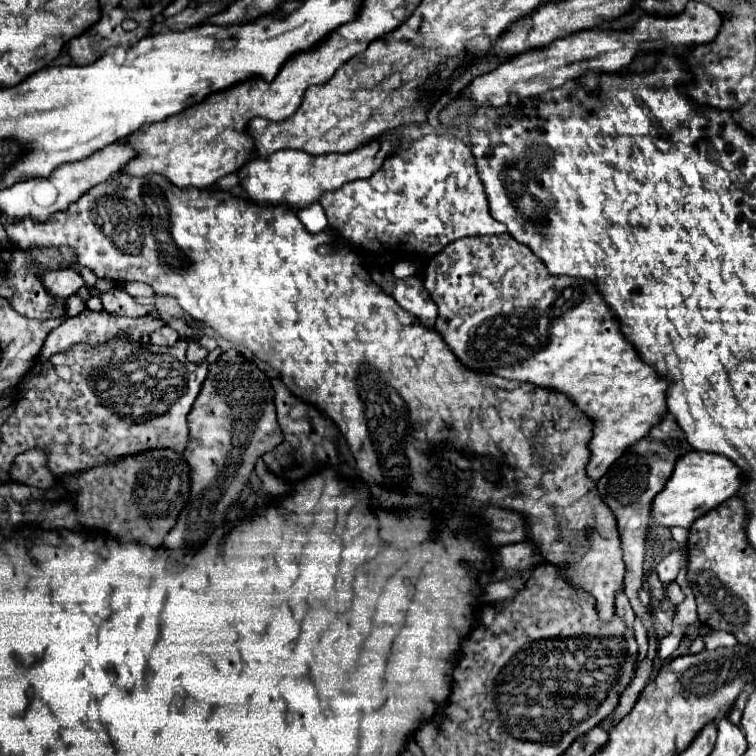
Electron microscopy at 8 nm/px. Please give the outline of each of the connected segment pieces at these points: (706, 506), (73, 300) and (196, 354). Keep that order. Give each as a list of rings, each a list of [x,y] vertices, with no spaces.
[[[694,450],[676,464],[676,474],[672,474],[672,482],[668,482],[668,486],[660,492],[660,498],[656,498],[656,506],[652,506],[652,520],[662,526],[690,528],[696,518],[704,516],[718,504],[734,496],[742,484],[742,470],[732,460],[714,452]]]
[[[72,294],[72,296],[68,298],[68,310],[66,310],[66,316],[64,316],[64,318],[76,316],[76,314],[80,314],[82,310],[86,310],[86,300],[80,298],[78,294]]]
[[[188,338],[188,360],[200,364],[206,360],[206,356],[208,356],[208,350],[196,338]]]

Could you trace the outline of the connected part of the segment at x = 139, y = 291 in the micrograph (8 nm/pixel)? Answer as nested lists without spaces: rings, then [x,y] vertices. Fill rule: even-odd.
[[[128,282],[128,284],[118,284],[118,288],[126,290],[130,296],[134,298],[152,298],[154,296],[154,290],[152,286],[148,284],[142,284],[142,282]]]

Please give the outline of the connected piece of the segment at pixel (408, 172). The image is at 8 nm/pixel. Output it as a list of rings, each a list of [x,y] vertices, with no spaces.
[[[452,134],[418,138],[410,148],[390,156],[372,178],[348,182],[340,190],[322,194],[318,202],[330,226],[336,226],[352,246],[360,246],[372,254],[372,280],[426,326],[434,324],[438,306],[424,288],[422,276],[416,274],[406,280],[392,276],[392,258],[400,258],[400,252],[426,252],[422,254],[426,258],[422,264],[428,264],[434,254],[454,240],[506,232],[506,226],[490,216],[486,192],[470,148]]]

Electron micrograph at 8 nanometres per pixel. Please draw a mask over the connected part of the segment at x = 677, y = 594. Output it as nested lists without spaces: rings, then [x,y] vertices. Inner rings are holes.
[[[672,582],[672,584],[666,586],[666,598],[676,606],[676,604],[680,604],[684,600],[684,592],[680,590],[680,586],[676,582]]]

